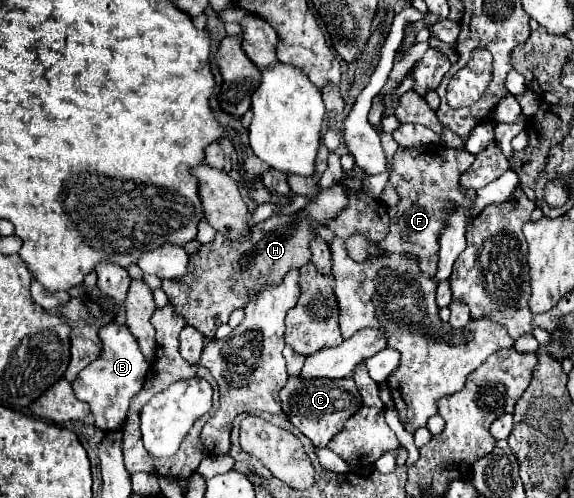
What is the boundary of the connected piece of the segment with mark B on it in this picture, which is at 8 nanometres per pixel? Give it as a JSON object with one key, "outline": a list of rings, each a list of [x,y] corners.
{"outline":[[[112,321],[98,331],[98,337],[102,341],[100,357],[78,373],[72,388],[80,401],[90,405],[90,413],[94,415],[96,427],[100,427],[102,431],[116,431],[126,421],[130,399],[144,385],[148,363],[126,325],[118,325],[116,321]]]}

